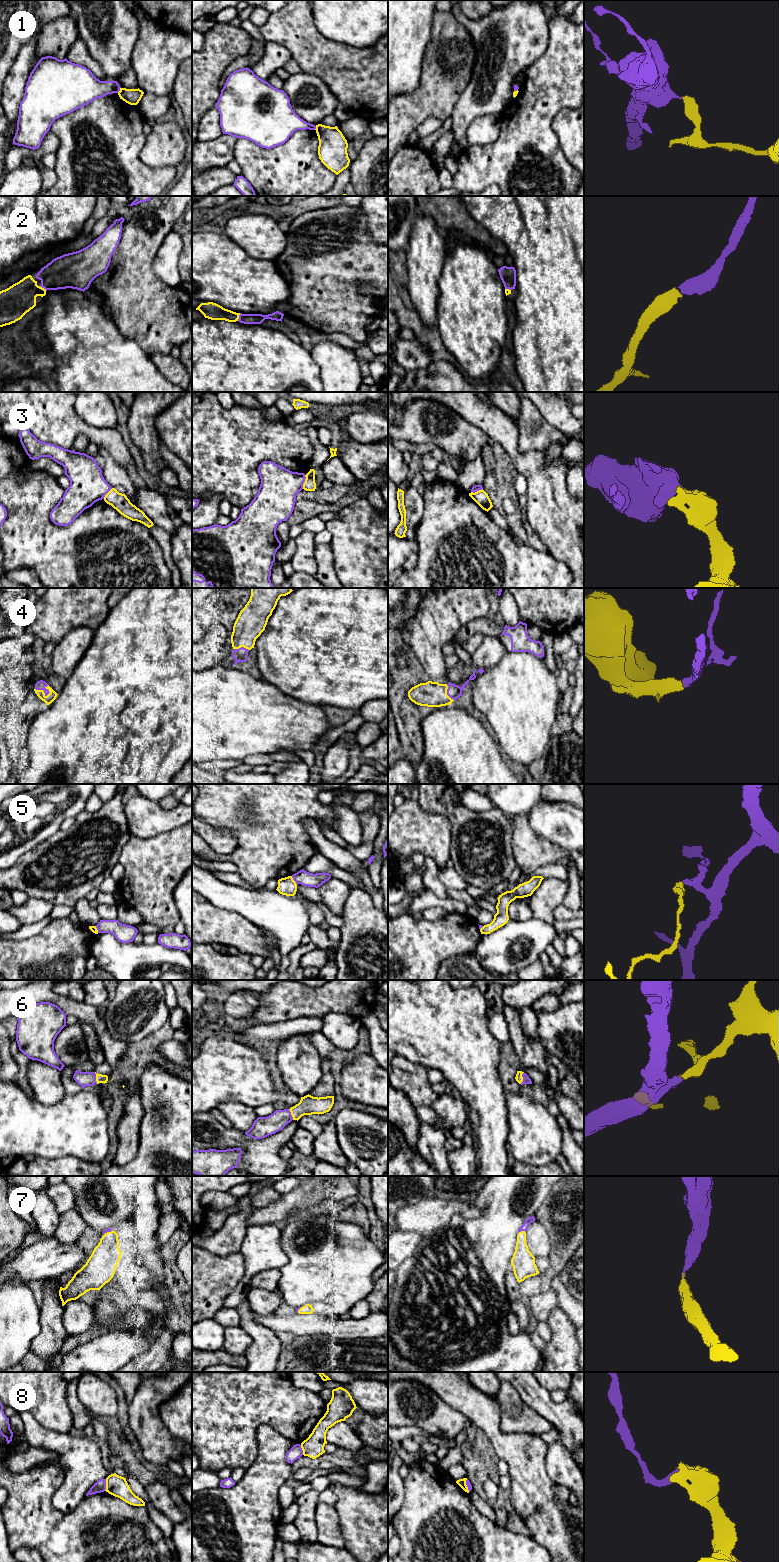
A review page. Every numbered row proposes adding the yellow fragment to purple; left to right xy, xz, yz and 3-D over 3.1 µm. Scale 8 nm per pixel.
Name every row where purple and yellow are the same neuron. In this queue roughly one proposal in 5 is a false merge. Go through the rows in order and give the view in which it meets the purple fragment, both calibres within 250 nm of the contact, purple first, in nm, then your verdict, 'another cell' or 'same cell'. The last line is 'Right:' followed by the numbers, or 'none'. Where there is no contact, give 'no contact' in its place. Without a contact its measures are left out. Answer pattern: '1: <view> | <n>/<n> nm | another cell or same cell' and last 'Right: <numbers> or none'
1: xy | 200/130 nm | another cell
2: xz | 80/140 nm | same cell
3: xz | 300/100 nm | another cell
4: xy | 80/70 nm | same cell
5: xz | 120/150 nm | another cell
6: xy | 120/70 nm | same cell
7: yz | 60/180 nm | same cell
8: xy | 100/160 nm | another cell
Right: 2, 4, 6, 7

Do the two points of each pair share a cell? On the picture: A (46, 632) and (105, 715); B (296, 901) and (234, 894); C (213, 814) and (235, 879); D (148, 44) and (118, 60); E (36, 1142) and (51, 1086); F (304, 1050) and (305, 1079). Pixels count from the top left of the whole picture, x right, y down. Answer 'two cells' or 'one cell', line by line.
A: two cells
B: one cell
C: two cells
D: two cells
E: two cells
F: one cell

